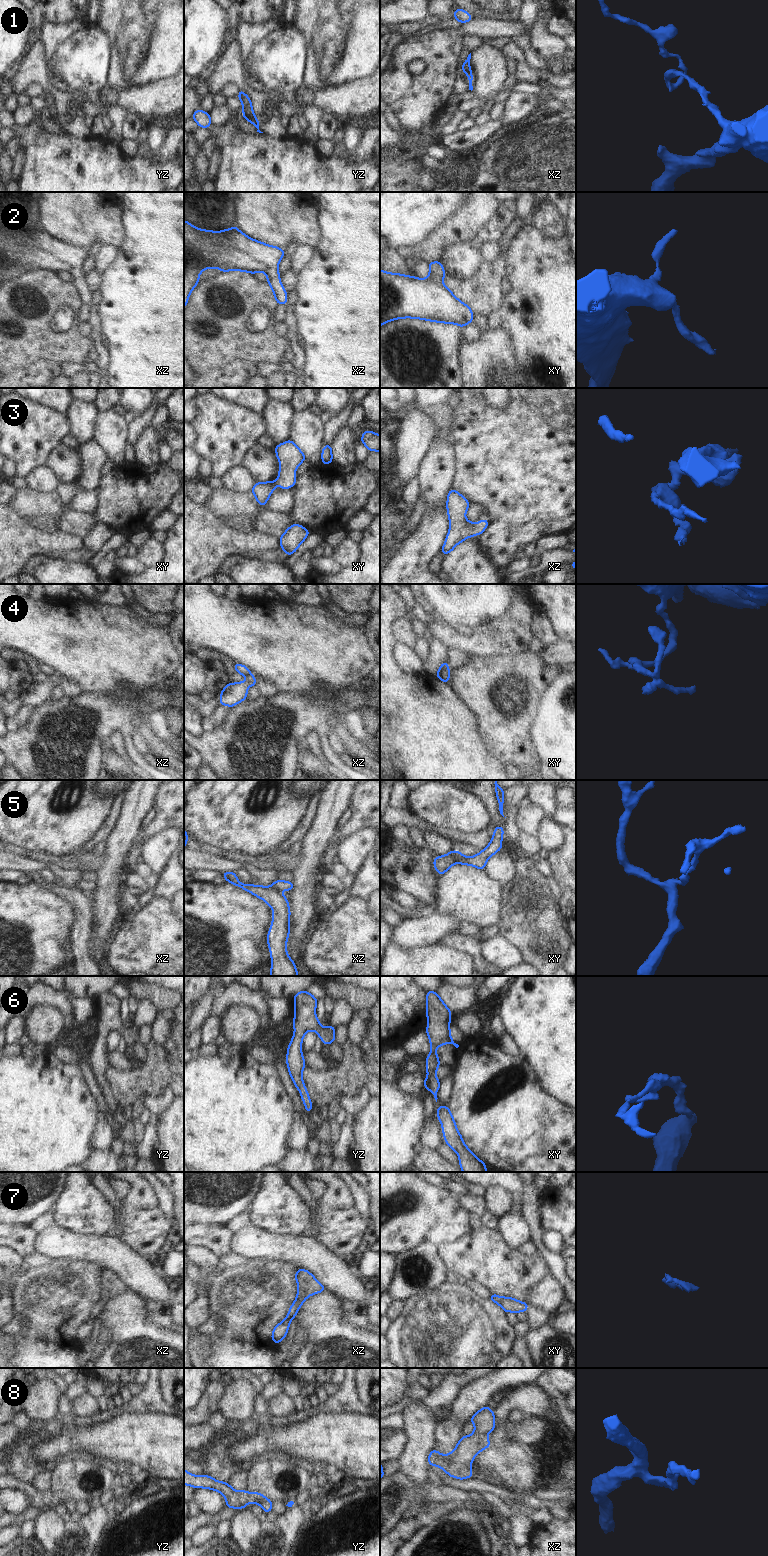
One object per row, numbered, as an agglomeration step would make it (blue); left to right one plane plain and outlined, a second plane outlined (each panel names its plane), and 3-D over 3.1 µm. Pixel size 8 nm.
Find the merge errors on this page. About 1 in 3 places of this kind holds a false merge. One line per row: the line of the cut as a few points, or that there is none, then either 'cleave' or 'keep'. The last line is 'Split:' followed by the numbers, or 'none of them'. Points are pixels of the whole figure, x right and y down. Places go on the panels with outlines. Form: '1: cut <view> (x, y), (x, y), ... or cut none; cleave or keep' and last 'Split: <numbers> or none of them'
1: cut none; keep
2: cut none; keep
3: cut none; keep
4: cut xy (448, 668), (444, 669), (438, 677); cleave
5: cut xz (265, 886), (278, 890); cleave
6: cut none; keep
7: cut none; keep
8: cut none; keep
Split: 4, 5

